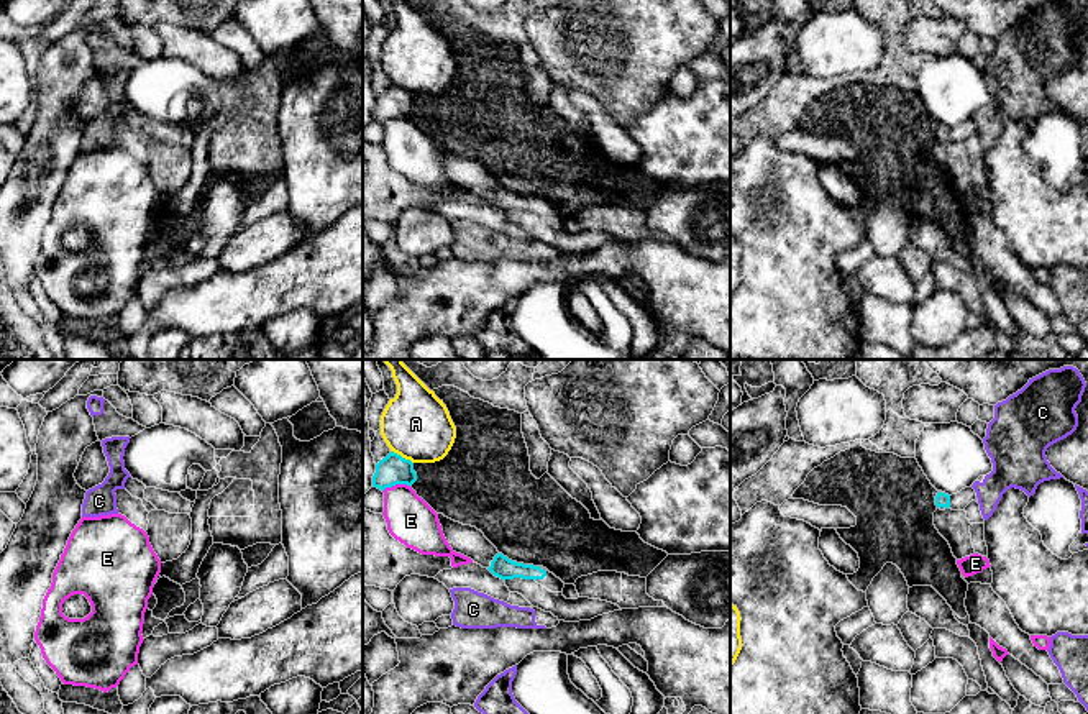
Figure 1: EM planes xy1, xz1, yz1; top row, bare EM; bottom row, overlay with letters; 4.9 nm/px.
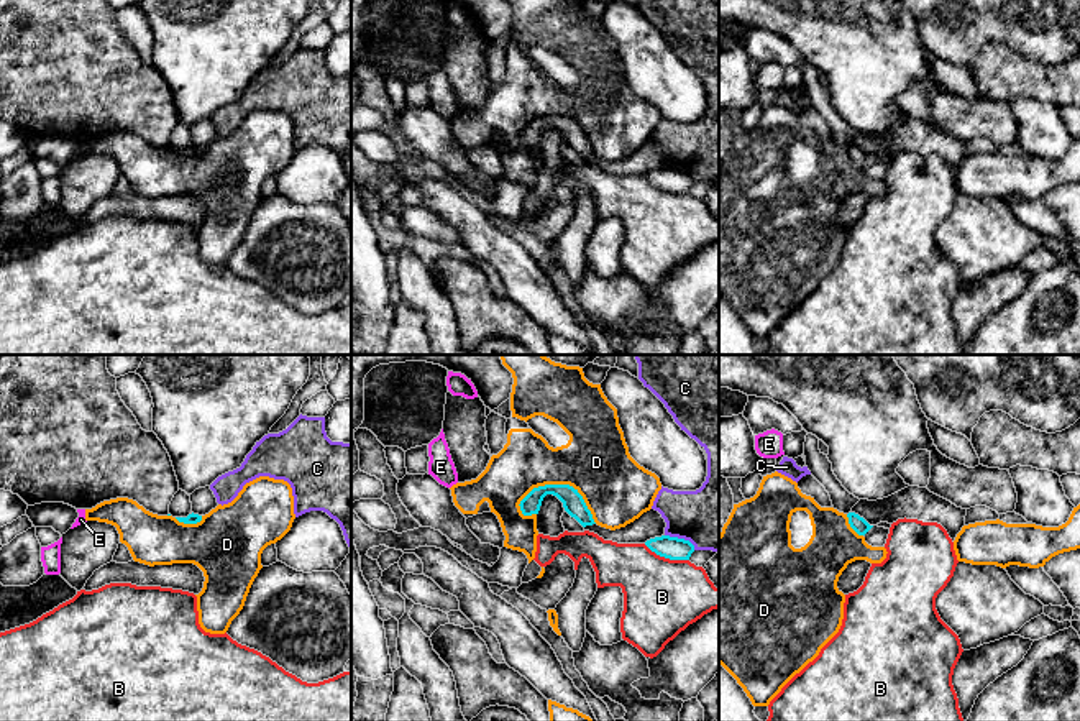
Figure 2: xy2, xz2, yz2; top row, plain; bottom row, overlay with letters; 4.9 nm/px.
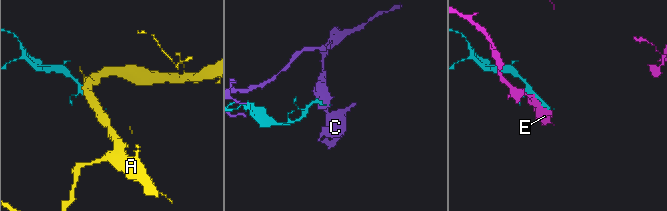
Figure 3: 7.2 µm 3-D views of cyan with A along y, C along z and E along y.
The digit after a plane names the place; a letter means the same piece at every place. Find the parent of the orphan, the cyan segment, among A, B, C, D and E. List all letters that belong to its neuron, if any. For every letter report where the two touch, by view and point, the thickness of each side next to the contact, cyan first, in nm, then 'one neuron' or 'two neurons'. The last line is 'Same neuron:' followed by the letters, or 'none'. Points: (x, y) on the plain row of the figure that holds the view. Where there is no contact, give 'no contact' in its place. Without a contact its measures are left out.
A: meets cyan in xz1 at (401, 89); 150 nm thick on the cyan side, 340 nm on the other; two neurons
B: meets cyan in xz2 at (667, 189); 110 nm thick on the cyan side, 380 nm on the other; two neurons
C: meets cyan in xz2 at (681, 171); 110 nm thick on the cyan side, 340 nm on the other; two neurons
D: meets cyan in xz2 at (563, 117); 110 nm thick on the cyan side, 340 nm on the other; two neurons
E: meets cyan in xz1 at (396, 115); 150 nm thick on the cyan side, 240 nm on the other; two neurons
Same neuron: none

